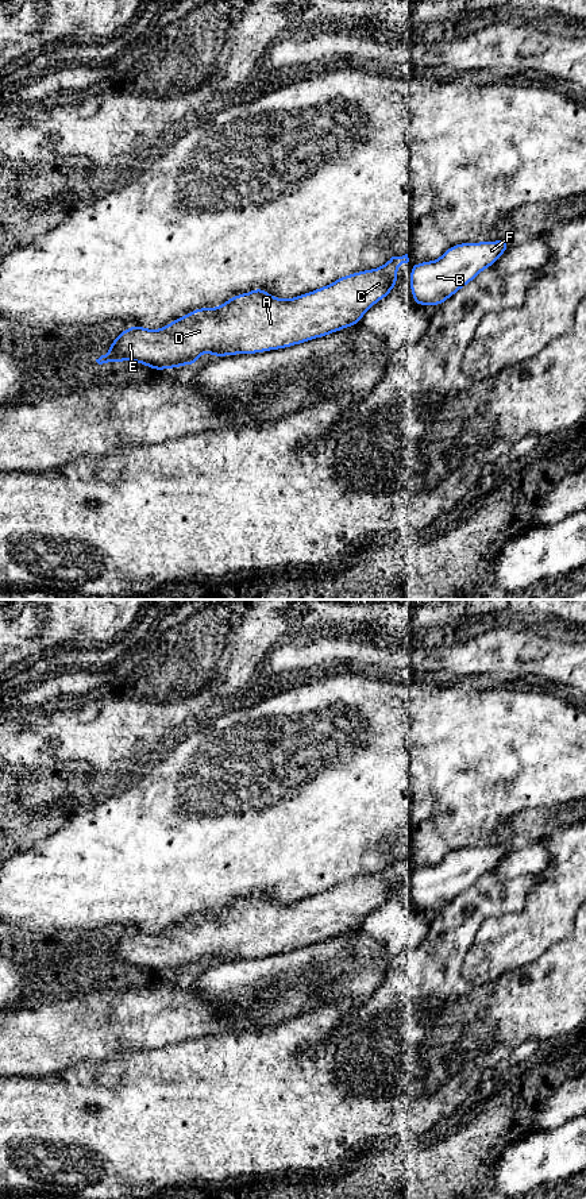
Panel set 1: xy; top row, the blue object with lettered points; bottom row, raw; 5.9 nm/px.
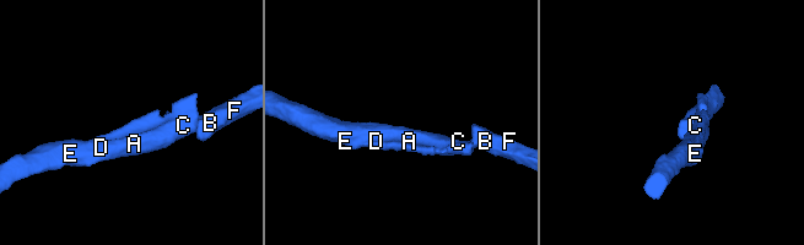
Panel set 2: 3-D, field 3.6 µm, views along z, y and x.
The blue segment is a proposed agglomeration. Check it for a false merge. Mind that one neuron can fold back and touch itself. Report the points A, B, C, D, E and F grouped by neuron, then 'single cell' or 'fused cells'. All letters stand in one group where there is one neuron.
A C D E / B F; fused cells

